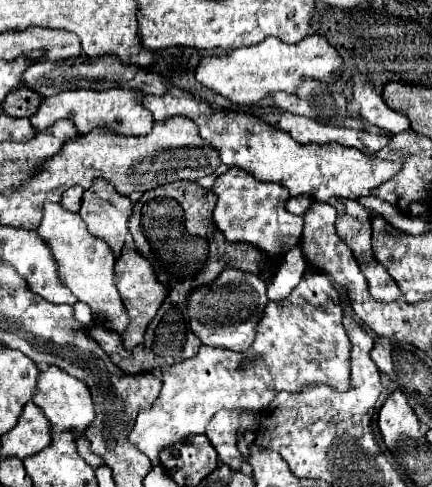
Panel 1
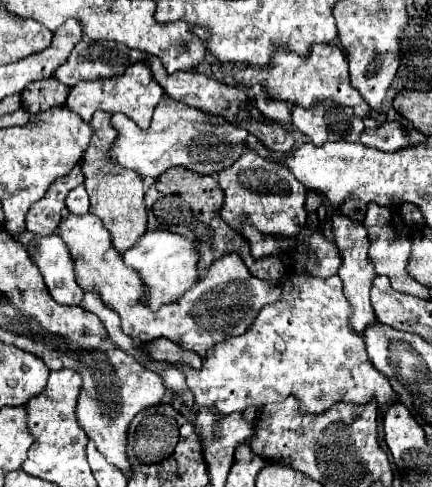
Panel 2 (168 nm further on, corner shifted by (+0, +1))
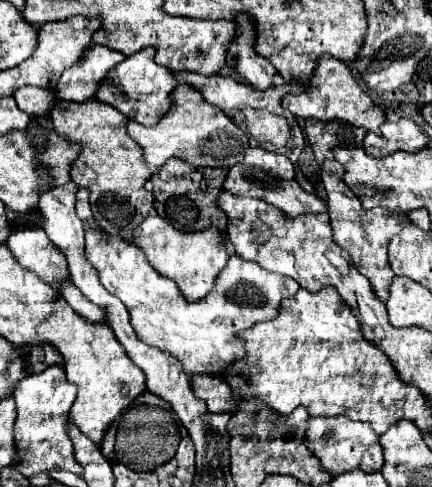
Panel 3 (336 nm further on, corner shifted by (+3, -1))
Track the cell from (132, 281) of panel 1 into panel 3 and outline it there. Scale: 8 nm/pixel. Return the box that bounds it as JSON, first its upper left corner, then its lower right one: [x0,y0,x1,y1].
[133,214,229,302]

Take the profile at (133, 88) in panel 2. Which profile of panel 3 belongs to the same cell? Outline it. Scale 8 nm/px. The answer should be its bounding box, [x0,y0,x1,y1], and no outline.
[97,48,177,126]

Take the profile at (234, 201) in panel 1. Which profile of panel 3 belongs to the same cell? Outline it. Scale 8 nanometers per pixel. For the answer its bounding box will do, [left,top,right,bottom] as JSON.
[223,148,327,216]

